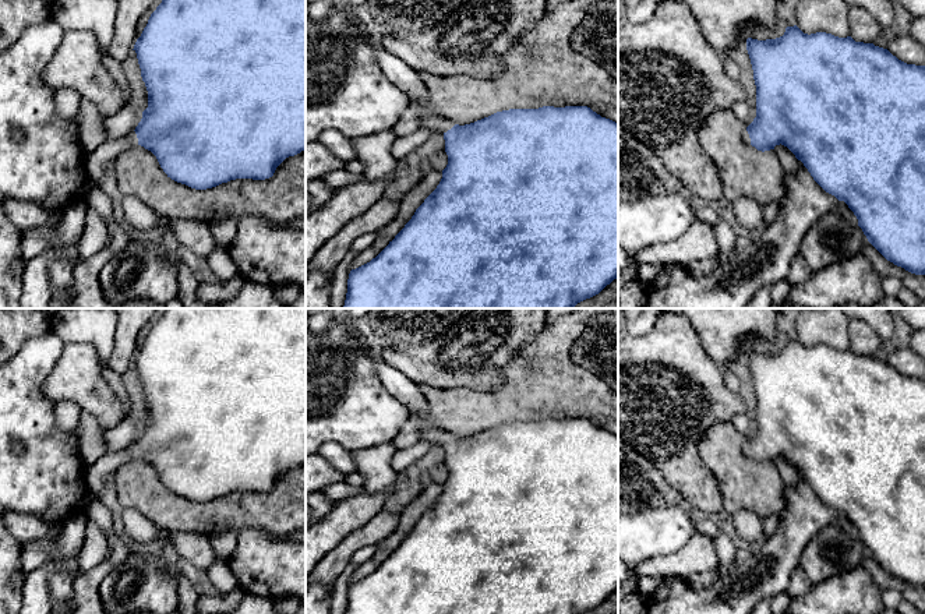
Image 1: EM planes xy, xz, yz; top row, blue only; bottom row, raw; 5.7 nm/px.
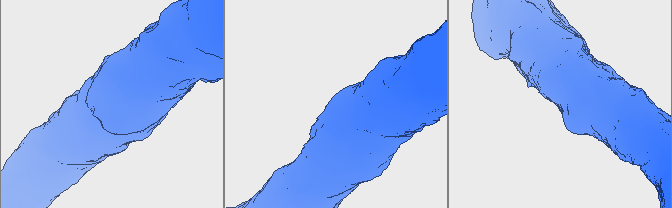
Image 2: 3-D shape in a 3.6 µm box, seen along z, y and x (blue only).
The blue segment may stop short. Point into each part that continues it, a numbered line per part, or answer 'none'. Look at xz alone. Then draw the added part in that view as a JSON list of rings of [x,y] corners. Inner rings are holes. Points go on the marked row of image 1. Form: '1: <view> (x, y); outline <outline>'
1: xz (403, 77); outline [[[371,40],[371,49],[378,66],[392,85],[400,89],[407,96],[409,102],[421,106],[421,121],[419,128],[428,128],[434,134],[444,134],[455,126],[452,121],[424,109],[427,103],[427,92],[421,84],[420,74],[416,70],[389,53],[382,45]]]

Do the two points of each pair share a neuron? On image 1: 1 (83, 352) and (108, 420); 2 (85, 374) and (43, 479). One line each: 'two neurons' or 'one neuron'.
1: one neuron
2: two neurons

